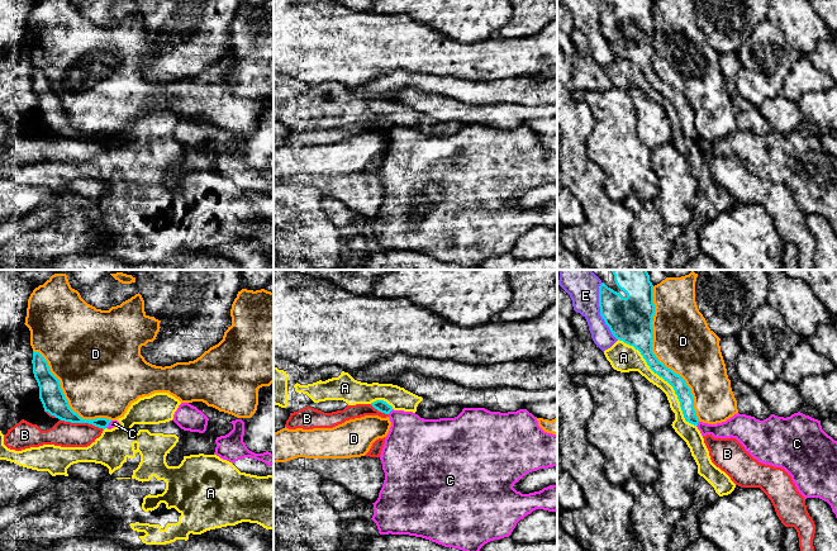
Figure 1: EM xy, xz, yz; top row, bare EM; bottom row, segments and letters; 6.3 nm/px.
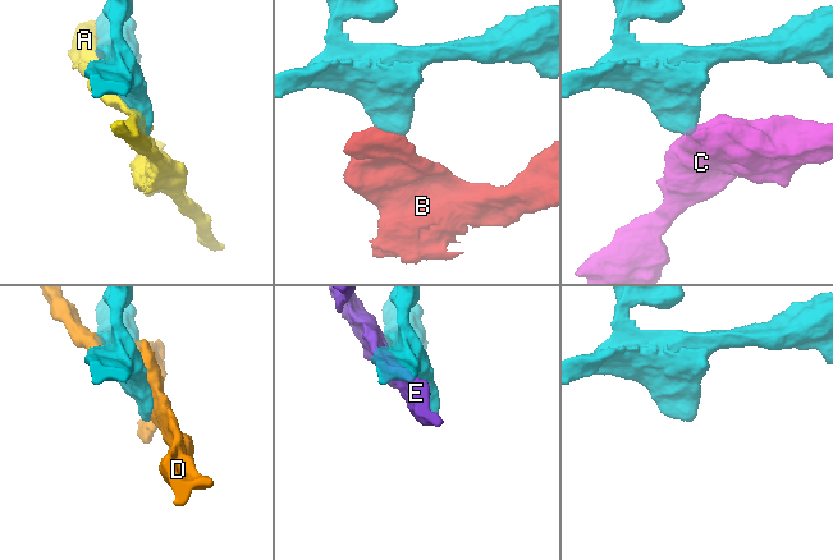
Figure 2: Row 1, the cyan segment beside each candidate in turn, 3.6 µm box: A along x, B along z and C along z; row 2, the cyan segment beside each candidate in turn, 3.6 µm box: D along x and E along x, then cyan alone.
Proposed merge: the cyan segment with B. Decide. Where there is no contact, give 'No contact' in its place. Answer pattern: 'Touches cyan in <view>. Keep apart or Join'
Touches cyan in xy. Keep apart

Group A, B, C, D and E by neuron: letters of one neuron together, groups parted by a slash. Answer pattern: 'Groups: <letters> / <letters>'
Groups: A / B / C / D / E

